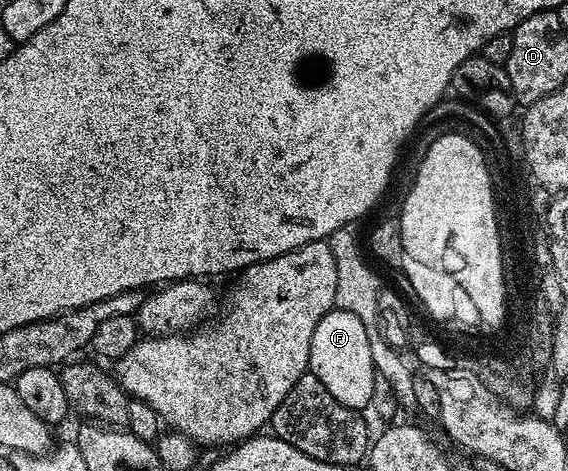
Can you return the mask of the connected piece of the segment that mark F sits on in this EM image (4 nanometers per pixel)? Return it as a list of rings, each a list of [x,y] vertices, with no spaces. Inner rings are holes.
[[[336,307],[320,319],[312,333],[308,349],[310,374],[345,408],[363,411],[372,404],[377,376],[371,359],[370,338],[368,328],[357,315]]]

